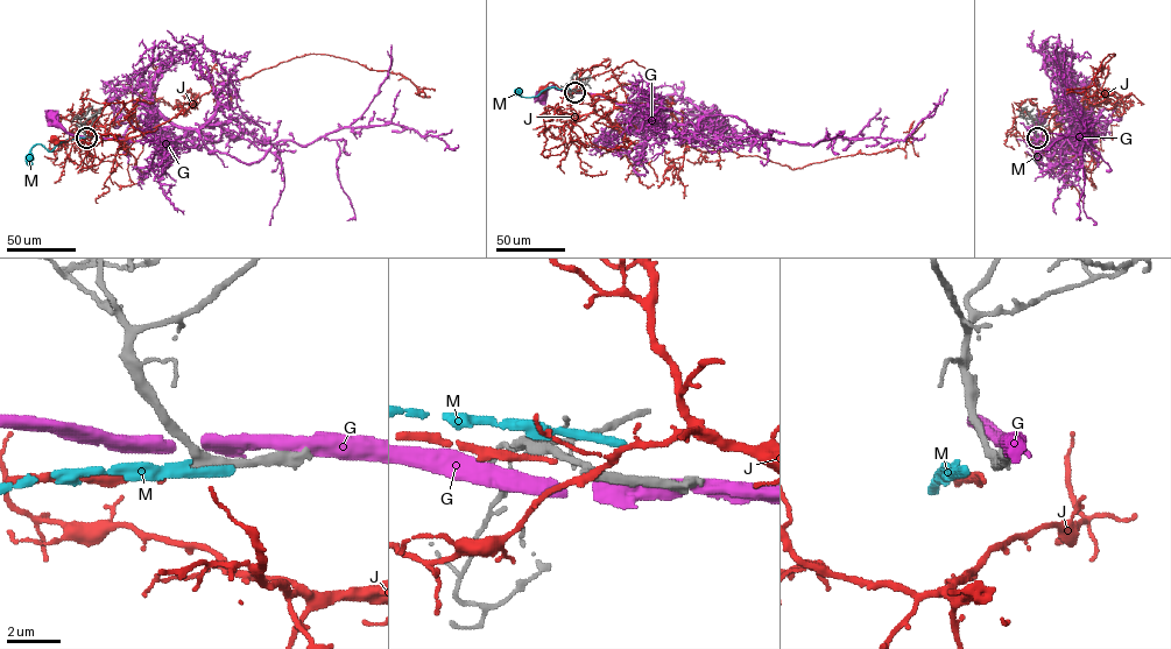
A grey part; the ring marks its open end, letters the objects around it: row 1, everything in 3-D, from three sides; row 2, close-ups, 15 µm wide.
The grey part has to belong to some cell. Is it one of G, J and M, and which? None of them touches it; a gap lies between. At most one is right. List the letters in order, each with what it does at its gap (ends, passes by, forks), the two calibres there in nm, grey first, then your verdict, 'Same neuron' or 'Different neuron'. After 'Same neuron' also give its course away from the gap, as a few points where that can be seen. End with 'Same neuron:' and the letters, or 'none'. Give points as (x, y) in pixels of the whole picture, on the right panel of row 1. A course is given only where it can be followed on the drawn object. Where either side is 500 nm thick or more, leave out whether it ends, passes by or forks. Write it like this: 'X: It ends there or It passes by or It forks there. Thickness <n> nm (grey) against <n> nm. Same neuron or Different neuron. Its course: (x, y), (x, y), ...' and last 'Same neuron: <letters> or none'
G: It passes by. Thickness 340 nm (grey) against 380 nm. Different neuron
J: It ends there. Thickness 340 nm (grey) against 140 nm. Same neuron
M: It passes by. Thickness 340 nm (grey) against 360 nm. Different neuron
Same neuron: J

